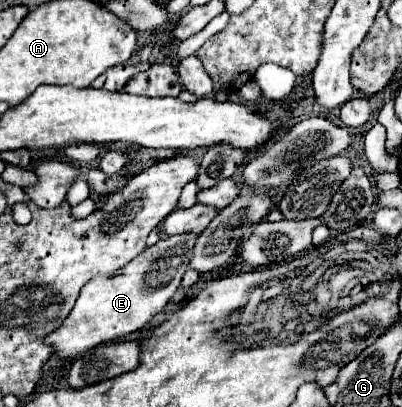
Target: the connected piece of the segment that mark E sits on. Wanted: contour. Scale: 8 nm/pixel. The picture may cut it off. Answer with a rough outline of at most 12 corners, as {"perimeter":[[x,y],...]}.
{"perimeter":[[194,234],[82,288],[44,338],[60,360],[144,328],[178,290]]}

